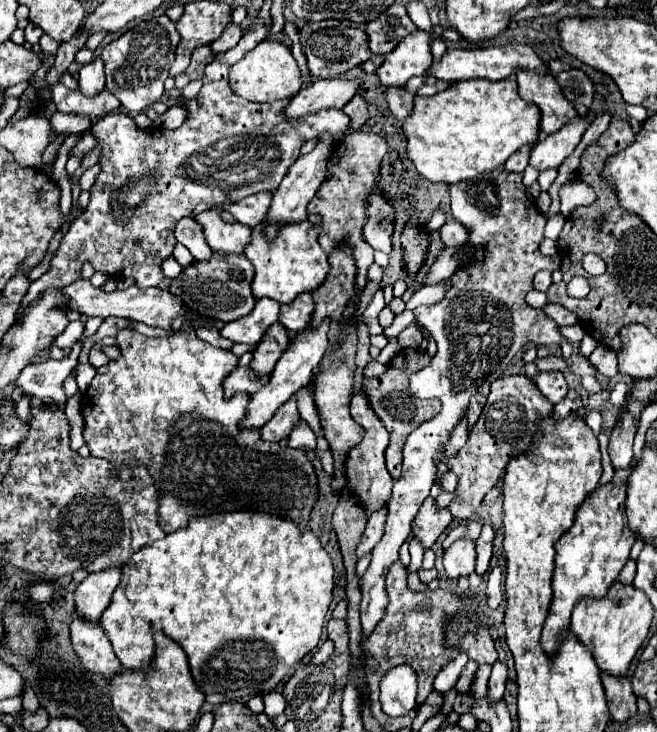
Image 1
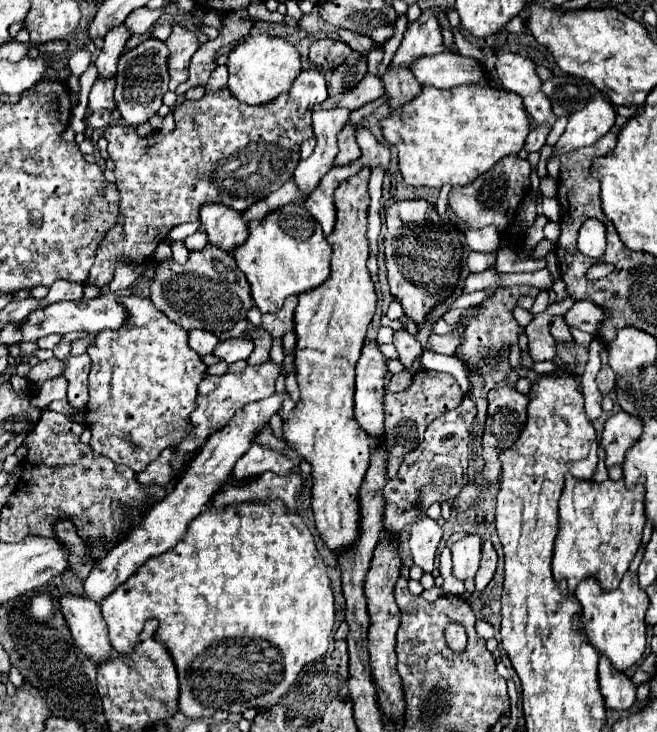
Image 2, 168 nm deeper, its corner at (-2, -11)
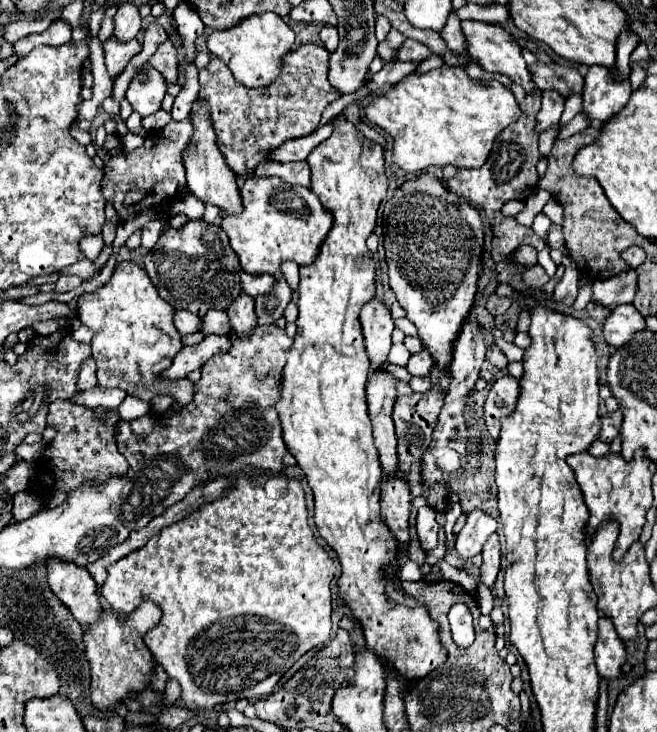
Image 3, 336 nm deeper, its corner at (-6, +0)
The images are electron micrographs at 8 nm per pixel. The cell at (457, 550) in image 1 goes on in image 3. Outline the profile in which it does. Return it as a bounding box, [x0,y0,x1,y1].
[456,509,496,559]

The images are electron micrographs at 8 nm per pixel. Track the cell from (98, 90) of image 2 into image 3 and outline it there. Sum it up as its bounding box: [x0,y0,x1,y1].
[104,35,142,77]

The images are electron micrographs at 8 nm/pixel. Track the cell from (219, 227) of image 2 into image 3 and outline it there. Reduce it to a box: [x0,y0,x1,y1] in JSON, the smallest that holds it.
[184,99,242,213]

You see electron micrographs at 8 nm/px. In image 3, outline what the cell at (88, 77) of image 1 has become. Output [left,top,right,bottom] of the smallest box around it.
[114,3,140,41]

